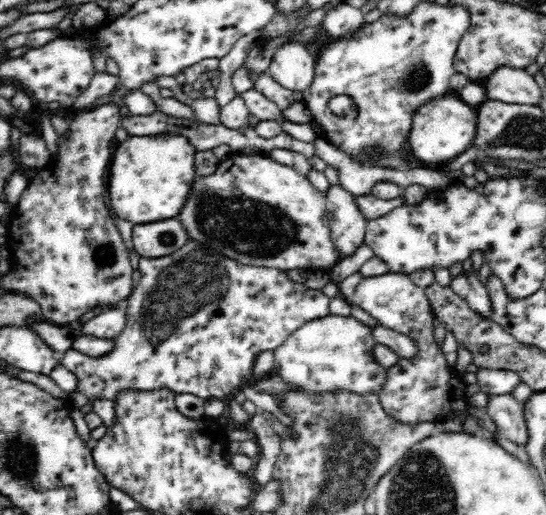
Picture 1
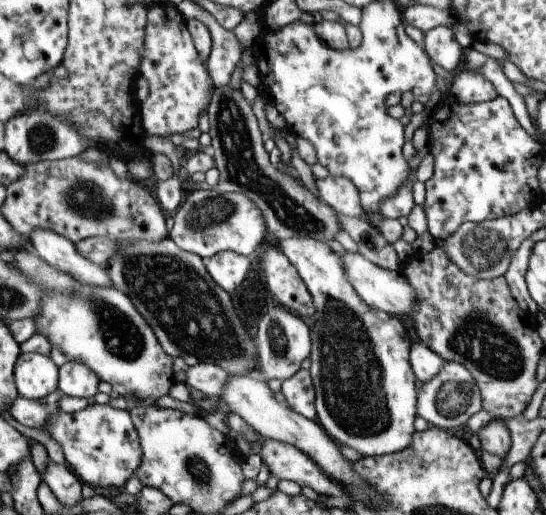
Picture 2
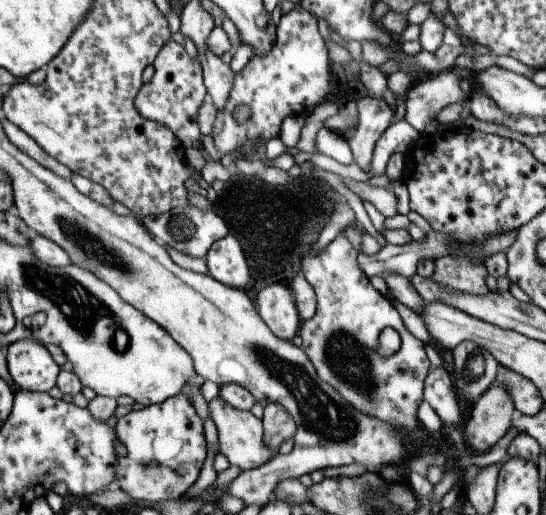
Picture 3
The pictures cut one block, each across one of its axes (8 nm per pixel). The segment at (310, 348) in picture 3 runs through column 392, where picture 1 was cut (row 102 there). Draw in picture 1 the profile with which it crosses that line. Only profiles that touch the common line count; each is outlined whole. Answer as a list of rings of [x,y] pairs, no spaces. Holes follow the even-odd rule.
[[[420,2],[408,17],[382,16],[374,24],[364,24],[358,32],[331,39],[322,48],[315,62],[316,76],[309,89],[303,92],[305,106],[324,129],[322,135],[329,144],[348,154],[360,154],[367,147],[374,147],[381,153],[379,164],[384,168],[411,168],[404,160],[409,150],[407,137],[412,129],[414,113],[420,105],[433,98],[452,93],[450,78],[455,74],[454,58],[459,41],[470,23],[468,10],[460,6],[438,6],[430,2]],[[344,94],[349,96],[357,107],[357,115],[344,128],[328,128],[328,100]]]

